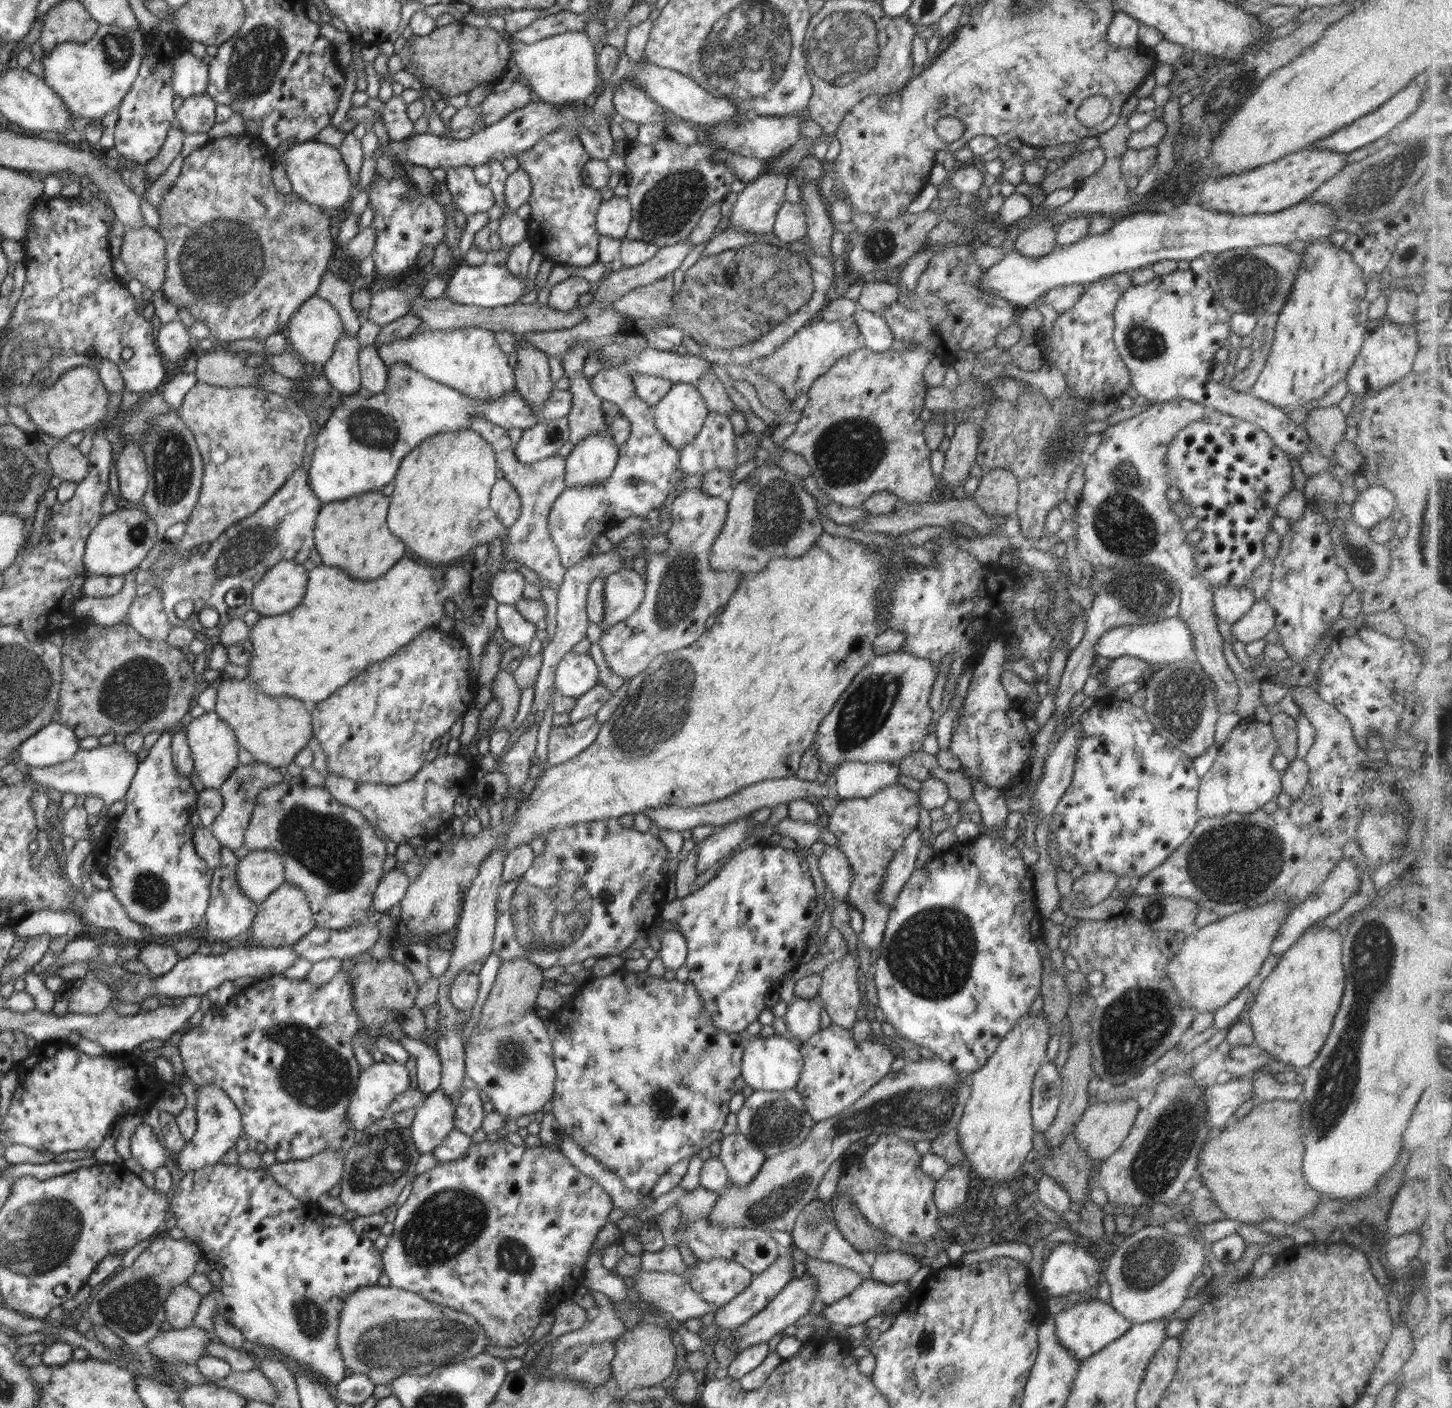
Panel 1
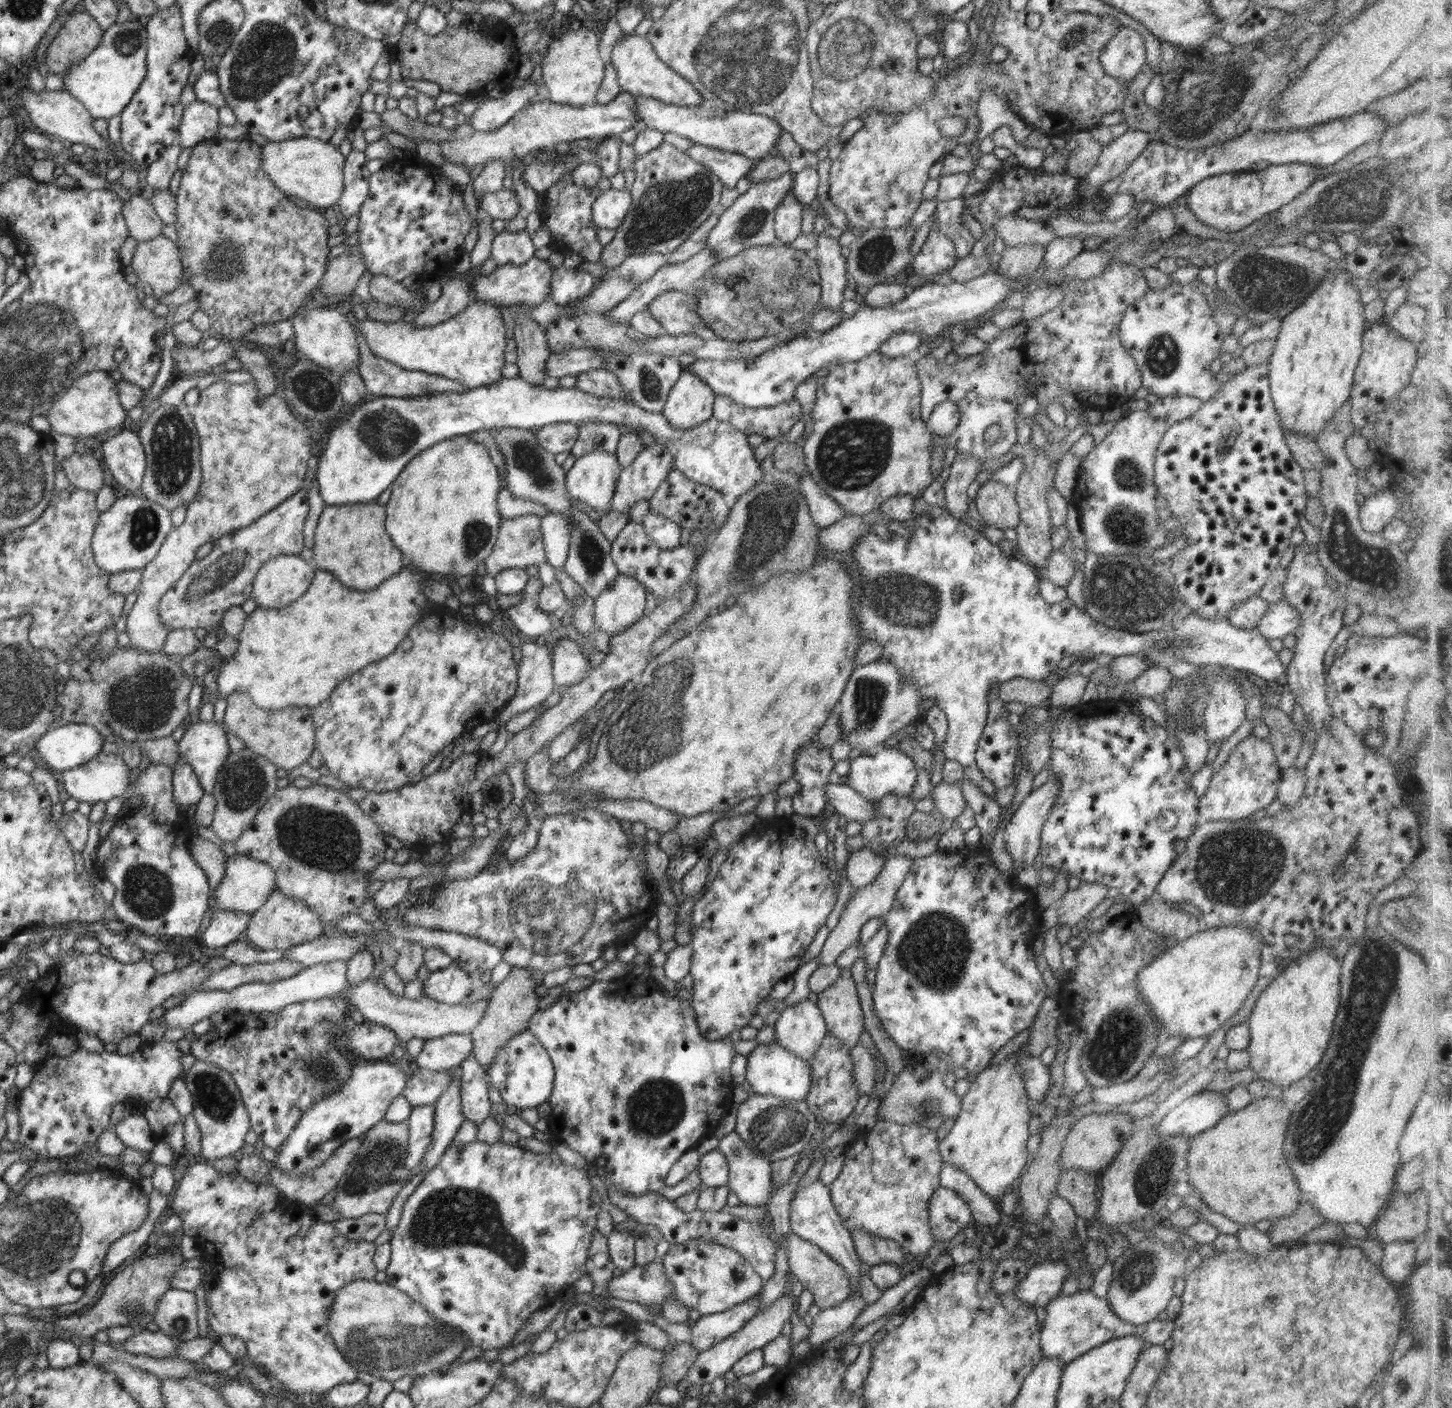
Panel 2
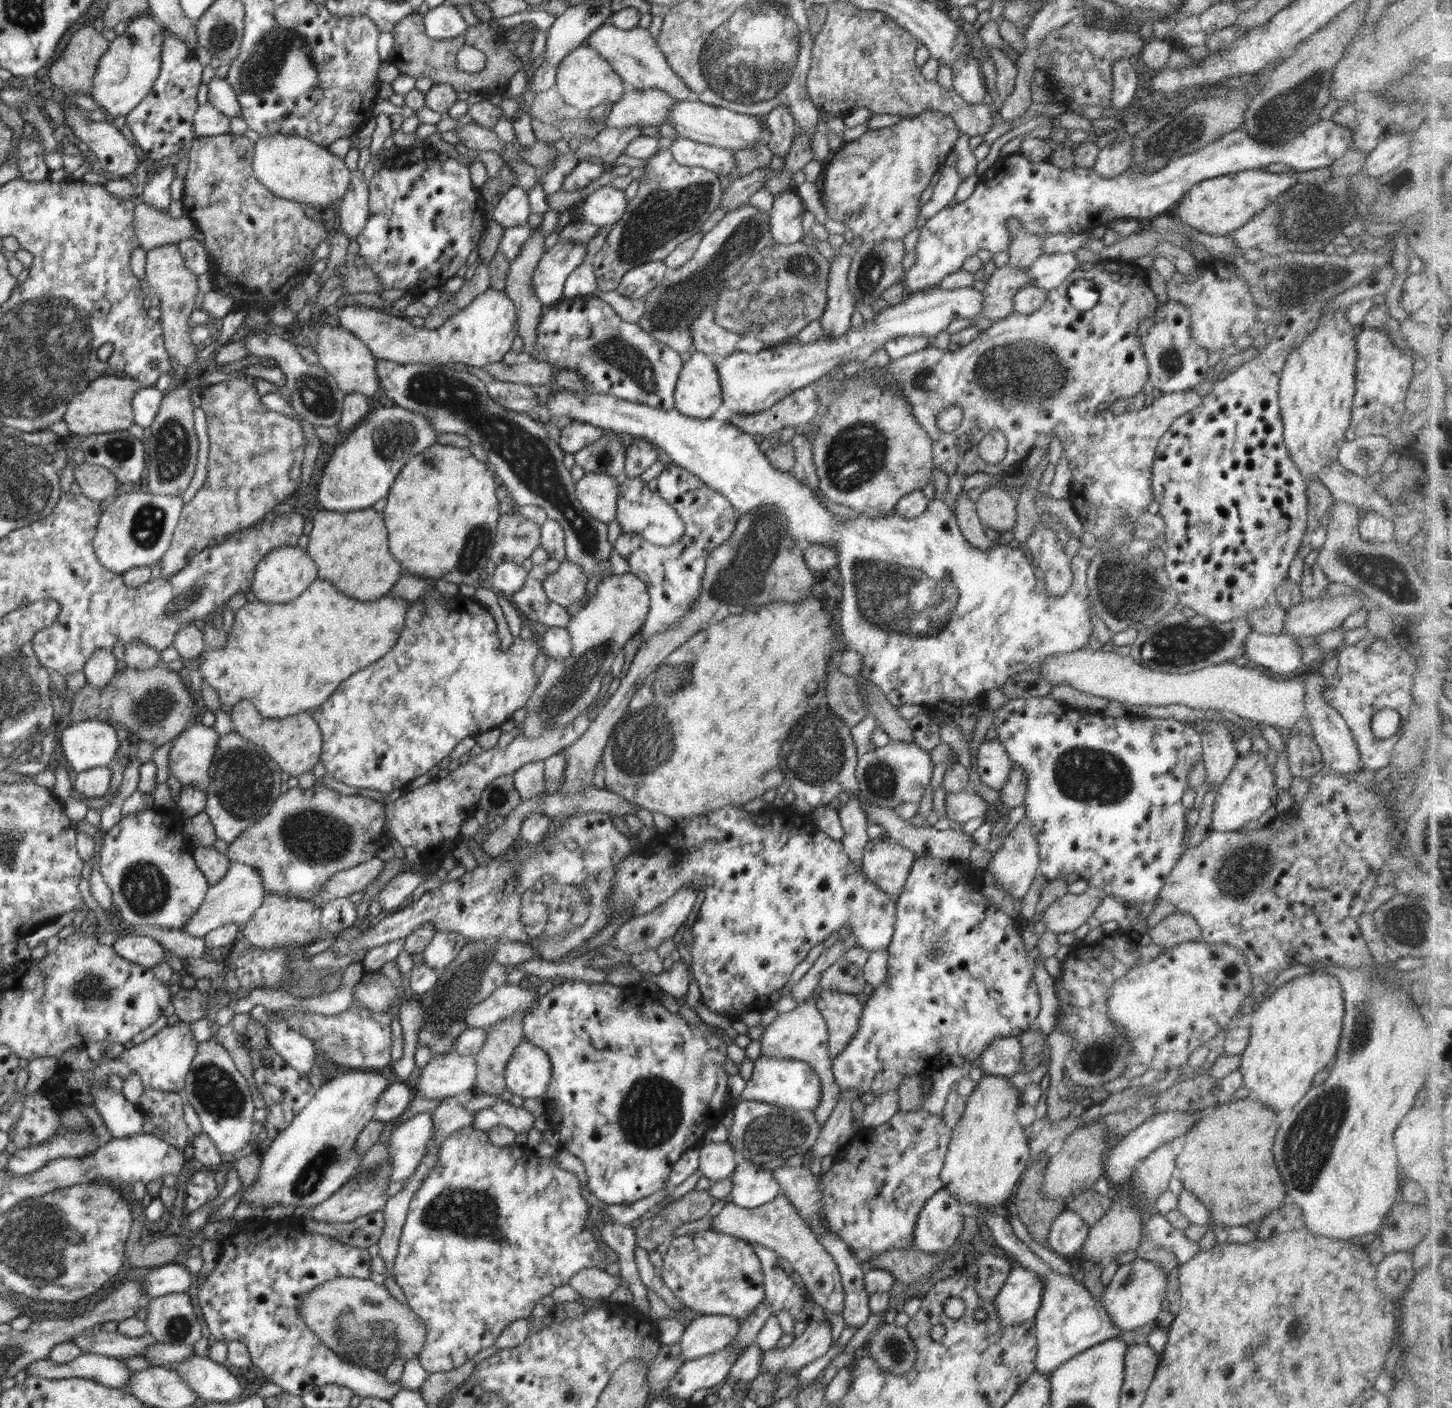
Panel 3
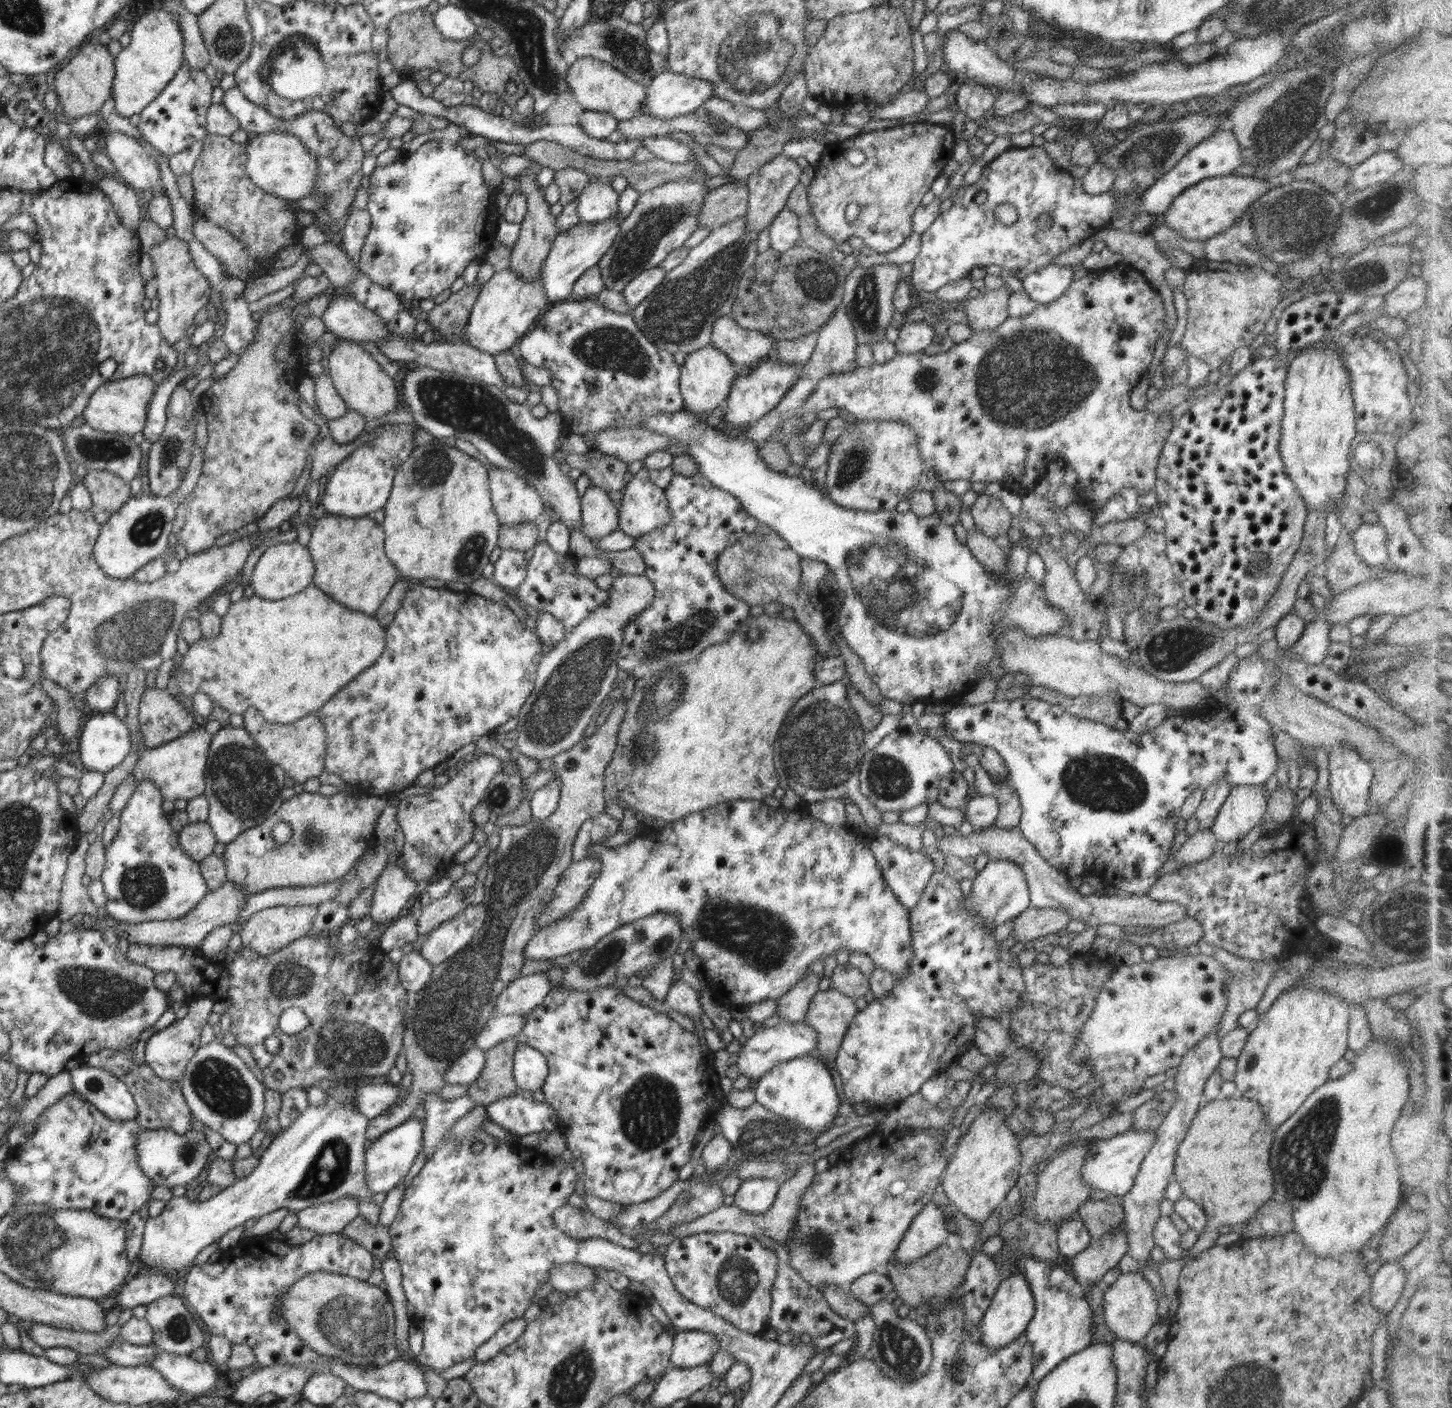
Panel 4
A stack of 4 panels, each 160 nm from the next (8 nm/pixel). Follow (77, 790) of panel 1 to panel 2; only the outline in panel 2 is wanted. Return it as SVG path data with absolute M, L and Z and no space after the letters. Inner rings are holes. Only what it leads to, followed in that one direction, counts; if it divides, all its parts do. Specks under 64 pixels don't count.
M100 752L76 768L62 771L64 791L71 798L91 805L122 797L132 780L122 757L113 753Z

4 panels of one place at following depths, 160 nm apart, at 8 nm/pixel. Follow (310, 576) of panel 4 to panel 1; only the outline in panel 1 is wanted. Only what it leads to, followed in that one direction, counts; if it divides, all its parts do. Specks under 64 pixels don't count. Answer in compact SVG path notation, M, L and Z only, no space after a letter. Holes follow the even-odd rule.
M278 562L254 586L251 608L264 616L280 616L294 610L306 595L308 576L302 564Z

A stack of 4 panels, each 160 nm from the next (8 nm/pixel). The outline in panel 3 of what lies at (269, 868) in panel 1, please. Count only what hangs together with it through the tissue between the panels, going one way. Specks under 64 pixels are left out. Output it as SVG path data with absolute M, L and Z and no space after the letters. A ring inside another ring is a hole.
M236 861L231 862L222 880L219 880L215 885L209 885L201 907L183 926L182 930L192 936L204 938L208 932L224 925L243 926L250 920L251 916L254 916L254 911L260 908L265 893L262 879L251 866Z

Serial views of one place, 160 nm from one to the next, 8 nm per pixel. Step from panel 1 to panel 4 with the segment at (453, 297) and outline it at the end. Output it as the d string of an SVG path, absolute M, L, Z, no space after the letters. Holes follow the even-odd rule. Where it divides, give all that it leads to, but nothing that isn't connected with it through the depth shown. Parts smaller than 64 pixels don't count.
M618 213L602 222L580 222L571 230L556 235L554 245L541 268L542 288L545 290L548 303L563 302L572 294L575 282L580 275L597 265L604 253L611 247L611 243L618 236L621 222L625 218L626 215Z

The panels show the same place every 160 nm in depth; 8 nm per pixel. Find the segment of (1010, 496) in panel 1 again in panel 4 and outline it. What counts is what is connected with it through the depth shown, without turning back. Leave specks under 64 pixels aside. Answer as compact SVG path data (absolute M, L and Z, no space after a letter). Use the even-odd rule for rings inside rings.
M979 495L971 511L977 530L988 538L996 539L1006 535L1012 527L1011 519L1014 516L992 495Z

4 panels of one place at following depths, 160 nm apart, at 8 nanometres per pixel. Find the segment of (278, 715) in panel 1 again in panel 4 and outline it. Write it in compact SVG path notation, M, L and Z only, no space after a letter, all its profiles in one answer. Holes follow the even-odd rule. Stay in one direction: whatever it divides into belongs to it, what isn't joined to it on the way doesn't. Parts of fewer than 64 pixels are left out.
M254 707L247 708L242 716L243 727L249 732L252 740L262 748L265 757L272 764L281 766L287 776L295 782L304 783L308 778L319 777L320 773L325 770L325 728L315 714L303 716L290 724L268 722Z

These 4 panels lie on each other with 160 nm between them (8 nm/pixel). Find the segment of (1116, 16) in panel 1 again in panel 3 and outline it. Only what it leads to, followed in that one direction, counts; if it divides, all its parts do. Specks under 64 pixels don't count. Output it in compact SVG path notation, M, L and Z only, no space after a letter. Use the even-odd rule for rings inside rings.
M1120 58L1112 64L1112 79L1112 108L1122 112L1131 106L1140 77L1129 59Z

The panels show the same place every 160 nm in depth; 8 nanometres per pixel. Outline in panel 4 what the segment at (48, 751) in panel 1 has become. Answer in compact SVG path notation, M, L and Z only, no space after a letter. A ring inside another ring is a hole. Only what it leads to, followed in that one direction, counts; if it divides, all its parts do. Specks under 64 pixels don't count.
M113 712L88 715L78 737L80 760L88 771L108 772L131 749L130 731Z

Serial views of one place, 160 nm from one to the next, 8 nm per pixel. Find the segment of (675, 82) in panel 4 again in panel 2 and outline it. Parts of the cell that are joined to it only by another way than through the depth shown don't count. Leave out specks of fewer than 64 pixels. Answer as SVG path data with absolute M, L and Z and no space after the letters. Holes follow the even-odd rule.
M621 92L606 105L592 104L584 107L572 107L551 102L530 103L516 116L512 116L503 127L494 132L474 131L469 137L440 141L439 146L445 162L465 166L471 170L490 159L509 162L514 158L523 158L526 154L540 149L552 149L559 142L573 144L580 139L598 139L619 136L632 128L640 117L636 113L636 96Z

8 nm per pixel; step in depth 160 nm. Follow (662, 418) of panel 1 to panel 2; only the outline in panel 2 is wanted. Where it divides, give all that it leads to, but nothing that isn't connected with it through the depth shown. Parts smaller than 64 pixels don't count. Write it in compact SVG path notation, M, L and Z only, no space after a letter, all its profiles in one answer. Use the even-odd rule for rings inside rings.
M688 367L670 389L661 415L676 429L698 426L713 416L715 396L706 381Z

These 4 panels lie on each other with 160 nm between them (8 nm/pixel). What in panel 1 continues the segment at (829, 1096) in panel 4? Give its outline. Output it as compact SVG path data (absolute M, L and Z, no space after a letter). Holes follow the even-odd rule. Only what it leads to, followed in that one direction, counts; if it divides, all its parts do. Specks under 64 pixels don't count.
M768 1036L756 1038L745 1044L741 1060L741 1076L752 1089L763 1091L785 1091L796 1088L802 1075L804 1062L799 1045L787 1036Z

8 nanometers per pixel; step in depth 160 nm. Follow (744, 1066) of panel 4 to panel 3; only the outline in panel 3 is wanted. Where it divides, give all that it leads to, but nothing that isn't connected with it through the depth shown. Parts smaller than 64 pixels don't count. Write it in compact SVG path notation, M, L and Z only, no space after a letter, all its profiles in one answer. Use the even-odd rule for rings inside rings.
M815 994L812 998L808 998L804 1004L796 1006L794 1010L787 1011L779 1016L766 1026L760 1041L762 1043L761 1055L769 1058L788 1058L793 1060L802 1060L806 1062L819 1076L821 1082L821 1099L818 1106L815 1108L814 1113L818 1125L824 1127L826 1120L831 1115L835 1104L841 1095L841 1088L835 1081L835 1076L832 1074L831 1059L828 1054L828 1034L826 1022L820 1016L820 1011L816 1010Z

